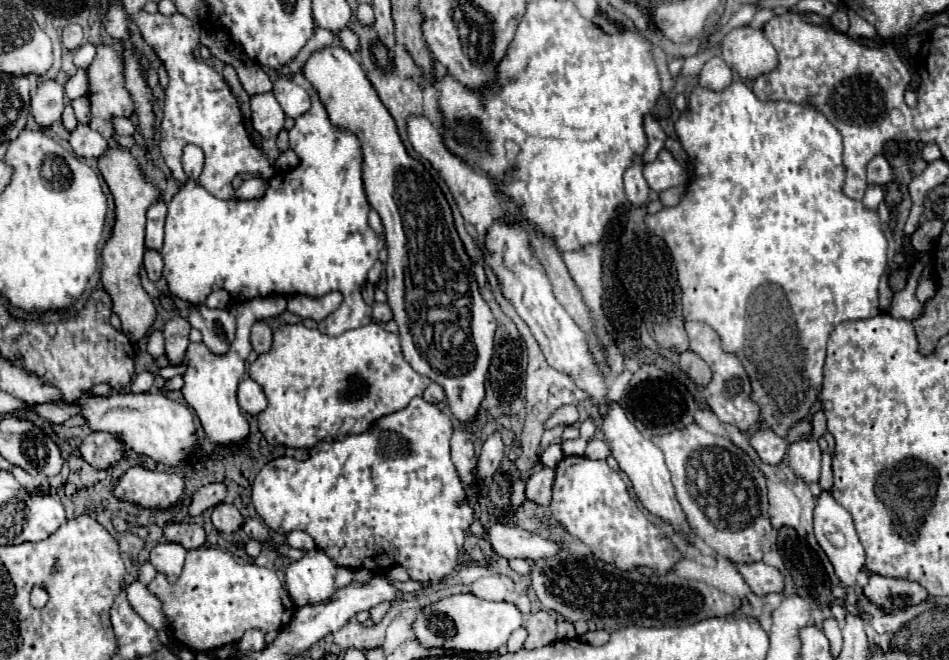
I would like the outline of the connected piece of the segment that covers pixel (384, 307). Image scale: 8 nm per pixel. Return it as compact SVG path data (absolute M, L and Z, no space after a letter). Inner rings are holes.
M374 304L372 306L372 310L374 310L374 320L378 322L378 324L386 324L388 320L392 320L392 310L390 310L390 306L388 304Z

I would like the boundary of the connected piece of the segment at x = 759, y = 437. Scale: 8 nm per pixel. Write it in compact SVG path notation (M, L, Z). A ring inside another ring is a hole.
M758 428L752 438L750 438L750 446L756 450L756 454L760 456L762 462L766 464L780 464L784 454L786 454L786 438L776 436L774 432L762 430Z

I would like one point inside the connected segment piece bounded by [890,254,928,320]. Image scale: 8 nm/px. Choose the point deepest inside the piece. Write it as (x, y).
(905, 306)

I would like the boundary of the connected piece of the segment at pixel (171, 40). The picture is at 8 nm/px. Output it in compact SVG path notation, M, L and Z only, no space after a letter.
M140 10L132 16L136 26L142 32L142 38L154 48L158 58L168 70L170 82L166 86L166 102L164 116L160 124L160 152L172 170L172 176L178 182L186 182L188 176L182 170L182 148L186 144L196 144L204 152L204 170L198 178L200 186L208 188L216 198L228 200L234 198L232 178L236 174L260 174L264 180L274 176L274 166L260 154L260 150L250 142L246 128L242 124L242 112L238 100L230 92L222 74L218 74L212 66L200 64L194 58L194 50L198 48L198 26L176 12L172 16L164 16L160 12L148 14Z

